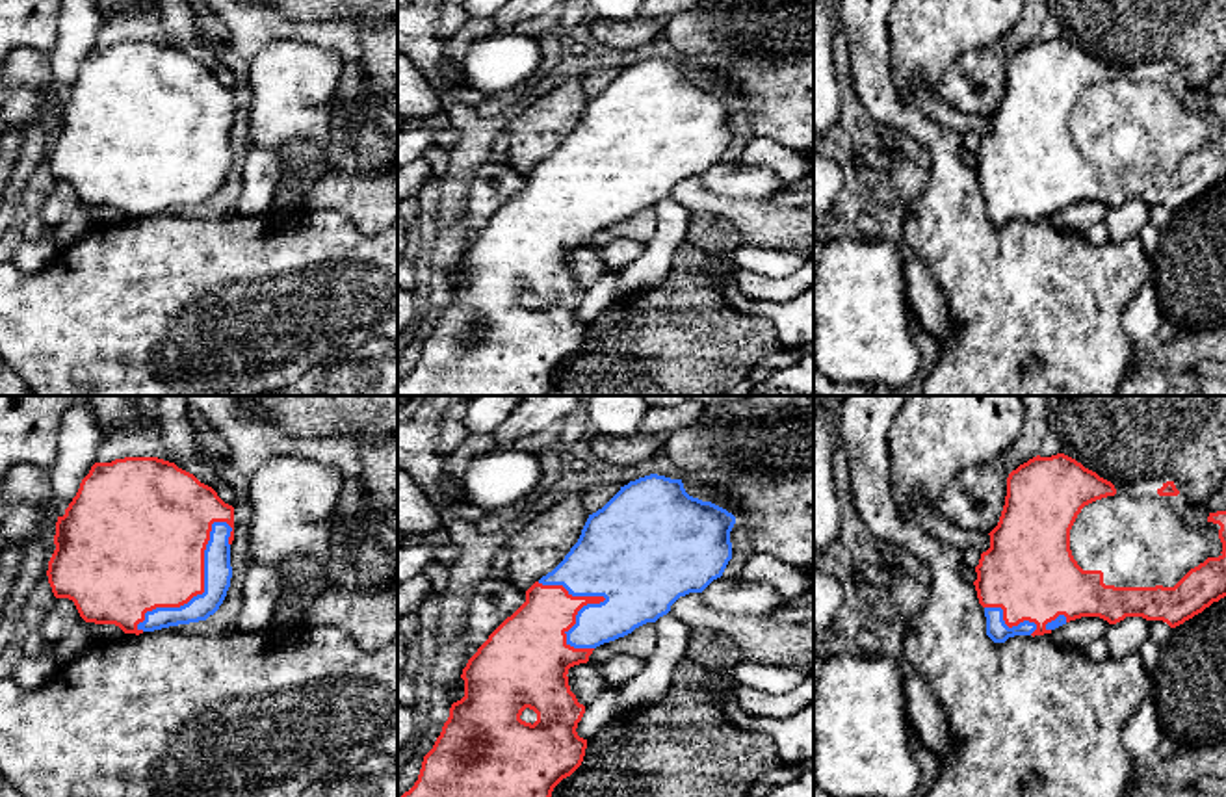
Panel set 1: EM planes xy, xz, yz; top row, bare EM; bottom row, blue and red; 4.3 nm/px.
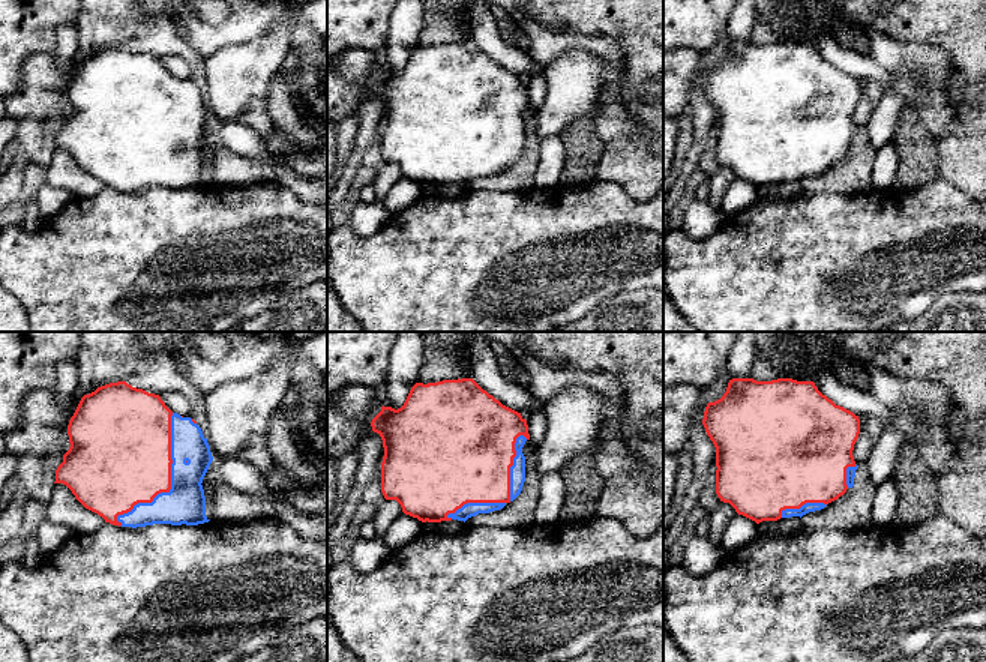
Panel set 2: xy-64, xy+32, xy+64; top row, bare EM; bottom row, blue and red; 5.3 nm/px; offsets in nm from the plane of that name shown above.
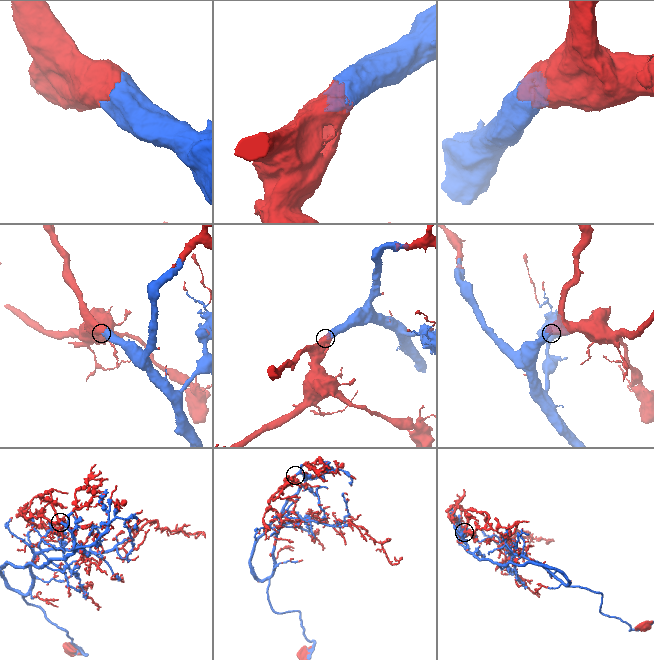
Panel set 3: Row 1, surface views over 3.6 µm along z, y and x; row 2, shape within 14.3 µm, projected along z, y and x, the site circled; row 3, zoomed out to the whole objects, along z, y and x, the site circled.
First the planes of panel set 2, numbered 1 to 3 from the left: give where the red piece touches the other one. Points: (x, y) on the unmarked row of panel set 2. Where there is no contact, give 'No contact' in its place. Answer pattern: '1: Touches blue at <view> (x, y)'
1: Touches blue at xy-64 (171, 144)
2: Touches blue at xy+32 (511, 131)
3: Touches blue at xy+64 (803, 168)

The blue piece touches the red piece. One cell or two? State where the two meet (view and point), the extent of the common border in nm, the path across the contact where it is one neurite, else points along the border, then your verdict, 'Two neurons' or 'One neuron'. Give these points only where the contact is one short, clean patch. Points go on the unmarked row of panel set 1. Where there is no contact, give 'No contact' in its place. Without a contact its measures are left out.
Touches blue at xy (205, 171). Shared border 600 nm. One neuron

